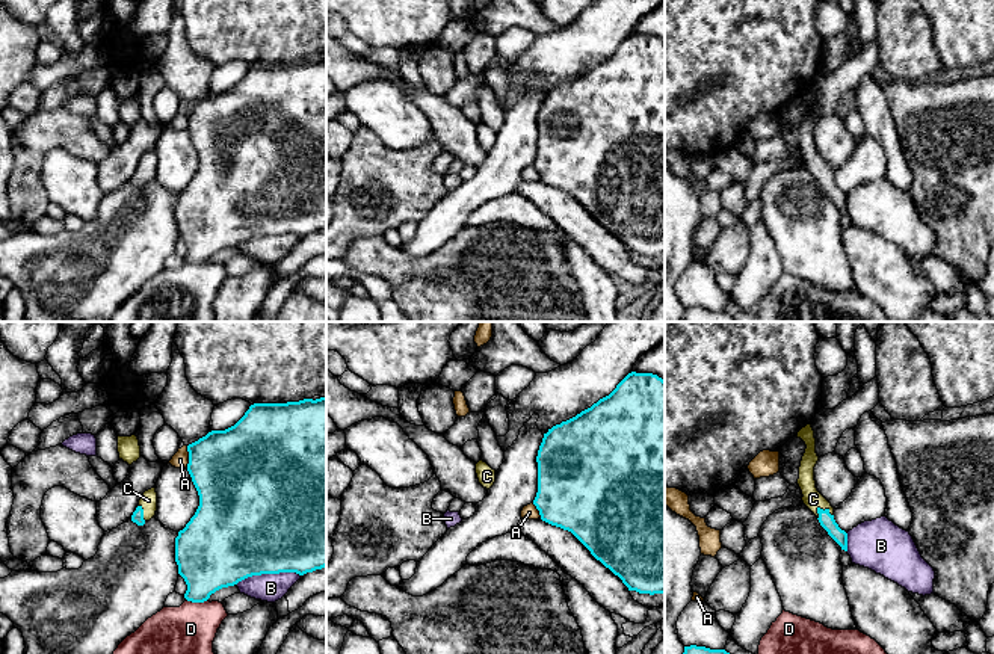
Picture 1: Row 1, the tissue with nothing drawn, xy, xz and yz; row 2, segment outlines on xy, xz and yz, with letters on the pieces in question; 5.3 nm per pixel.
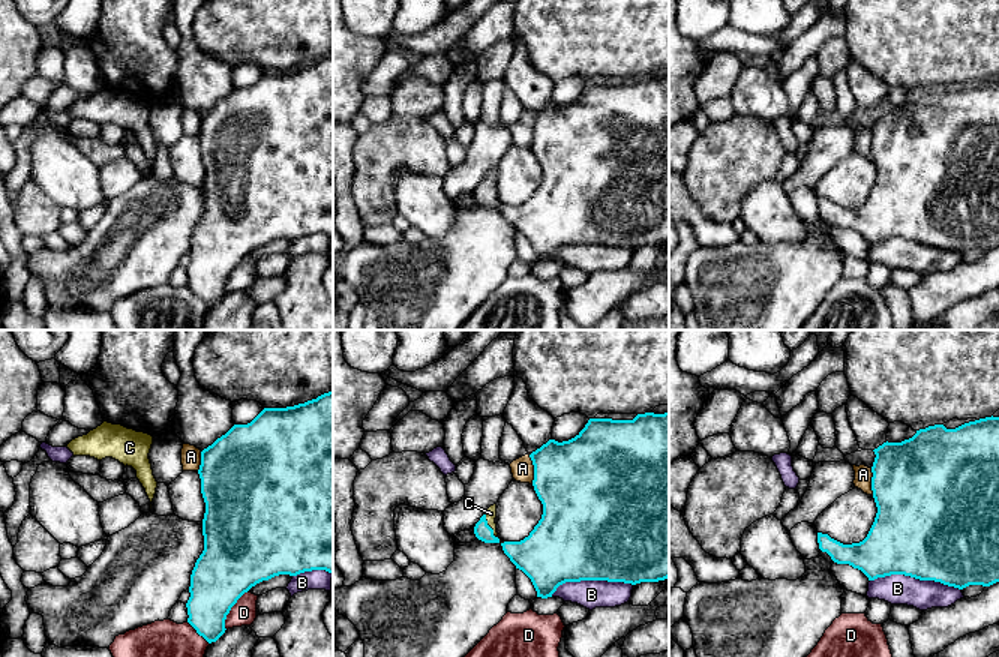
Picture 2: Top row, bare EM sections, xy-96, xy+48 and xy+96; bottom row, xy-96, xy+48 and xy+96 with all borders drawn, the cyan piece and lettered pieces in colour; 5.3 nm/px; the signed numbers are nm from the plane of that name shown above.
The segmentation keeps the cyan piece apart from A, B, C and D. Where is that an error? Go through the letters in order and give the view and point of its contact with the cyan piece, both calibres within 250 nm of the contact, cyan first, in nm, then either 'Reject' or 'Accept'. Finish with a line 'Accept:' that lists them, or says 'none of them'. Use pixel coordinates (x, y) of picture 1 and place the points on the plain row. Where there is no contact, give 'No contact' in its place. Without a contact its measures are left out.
A: Touches cyan at xy (189, 118). Thickness 440 nm (cyan) against 90 nm. Reject
B: Touches cyan at xy (268, 234). Thickness 500 nm (cyan) against 150 nm. Reject
C: Touches cyan at yz (825, 171). Thickness 80 nm (cyan) against 100 nm. Reject
D: Touches cyan at xy (197, 263). Thickness 340 nm (cyan) against 380 nm. Reject
Accept: none of them

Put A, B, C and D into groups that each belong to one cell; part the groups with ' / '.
A C / B / D

